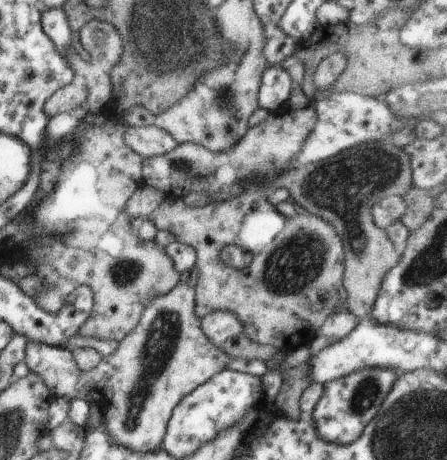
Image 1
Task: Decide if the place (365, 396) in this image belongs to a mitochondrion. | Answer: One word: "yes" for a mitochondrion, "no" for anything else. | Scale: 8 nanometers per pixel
yes

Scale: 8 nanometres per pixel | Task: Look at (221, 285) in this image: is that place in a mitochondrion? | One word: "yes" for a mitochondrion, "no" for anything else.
no

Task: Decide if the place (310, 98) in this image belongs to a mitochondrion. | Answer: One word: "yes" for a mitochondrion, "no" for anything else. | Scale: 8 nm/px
no

